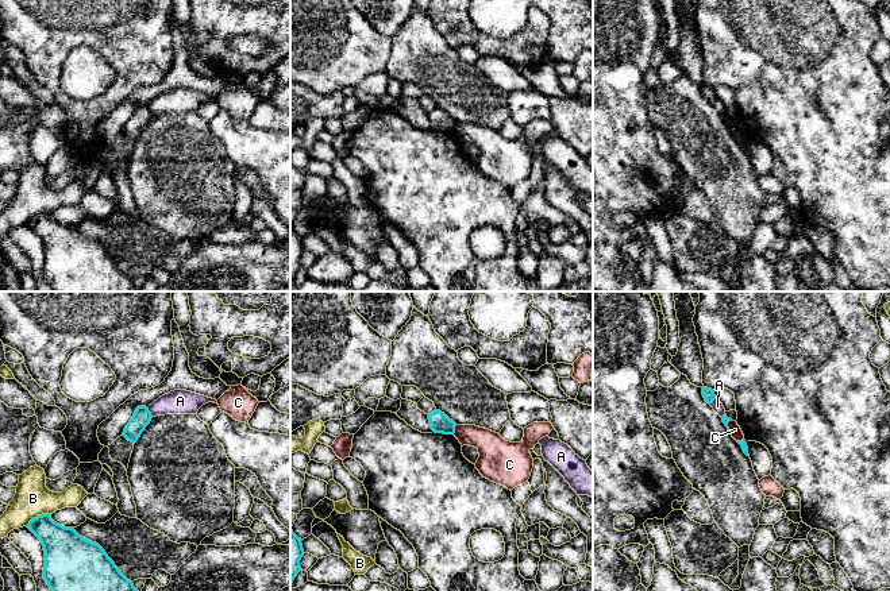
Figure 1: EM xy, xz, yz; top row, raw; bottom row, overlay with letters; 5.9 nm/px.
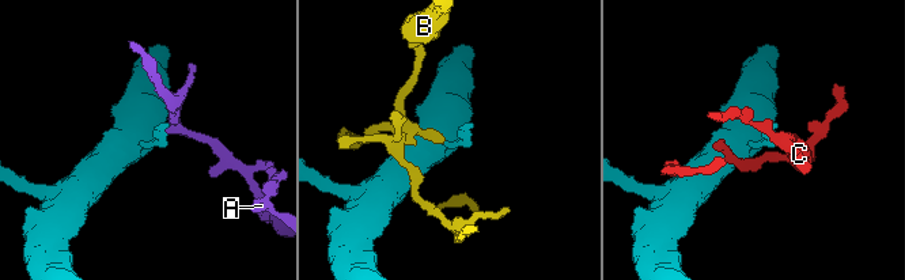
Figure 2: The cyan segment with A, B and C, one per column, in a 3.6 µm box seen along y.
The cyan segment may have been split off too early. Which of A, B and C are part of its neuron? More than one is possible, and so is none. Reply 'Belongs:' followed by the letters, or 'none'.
Belongs: none

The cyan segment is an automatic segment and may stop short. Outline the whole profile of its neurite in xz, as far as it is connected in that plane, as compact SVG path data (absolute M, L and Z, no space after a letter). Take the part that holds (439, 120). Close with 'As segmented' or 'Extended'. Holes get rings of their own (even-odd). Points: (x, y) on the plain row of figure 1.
M434 108L431 112L428 112L431 127L435 131L443 131L443 132L454 132L456 121L450 117L444 111L440 108Z. As segmented

